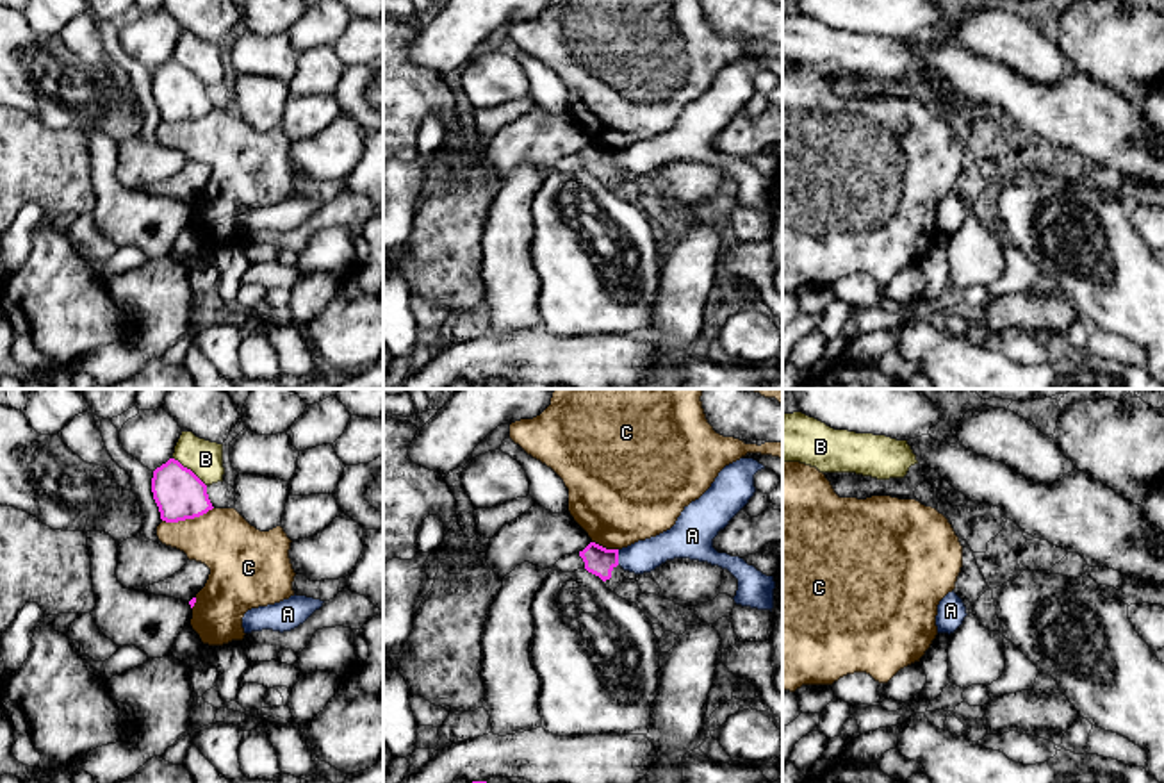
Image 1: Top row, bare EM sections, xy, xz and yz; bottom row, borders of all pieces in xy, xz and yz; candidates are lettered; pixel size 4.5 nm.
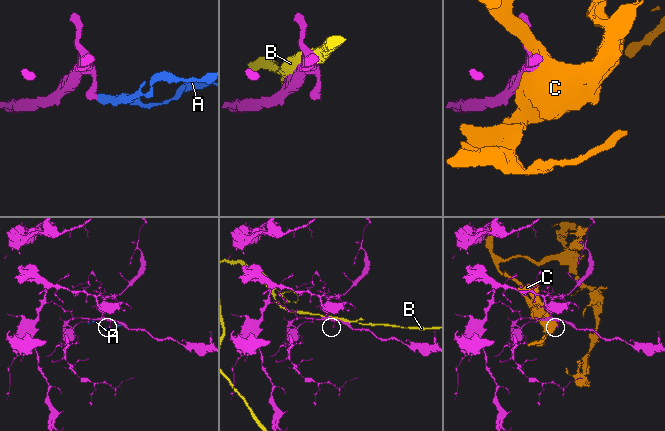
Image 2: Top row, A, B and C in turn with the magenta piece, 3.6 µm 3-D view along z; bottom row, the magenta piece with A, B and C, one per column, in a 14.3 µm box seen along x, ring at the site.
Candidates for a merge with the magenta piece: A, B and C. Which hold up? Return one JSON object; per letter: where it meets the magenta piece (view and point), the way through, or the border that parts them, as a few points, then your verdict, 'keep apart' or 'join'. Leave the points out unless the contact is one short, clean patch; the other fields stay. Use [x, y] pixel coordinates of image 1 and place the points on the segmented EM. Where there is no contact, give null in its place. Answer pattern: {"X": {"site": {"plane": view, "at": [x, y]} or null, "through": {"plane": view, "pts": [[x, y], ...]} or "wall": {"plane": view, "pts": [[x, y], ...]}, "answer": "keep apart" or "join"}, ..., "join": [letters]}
{"A": {"site": {"plane": "xz", "at": [617, 557]}, "through": {"plane": "xz", "pts": [[598, 560], [617, 557], [646, 555]]}, "answer": "join"}, "B": {"site": {"plane": "xy", "at": [189, 469]}, "answer": "keep apart"}, "C": {"site": {"plane": "xy", "at": [188, 518]}, "answer": "keep apart"}, "join": ["A"]}

